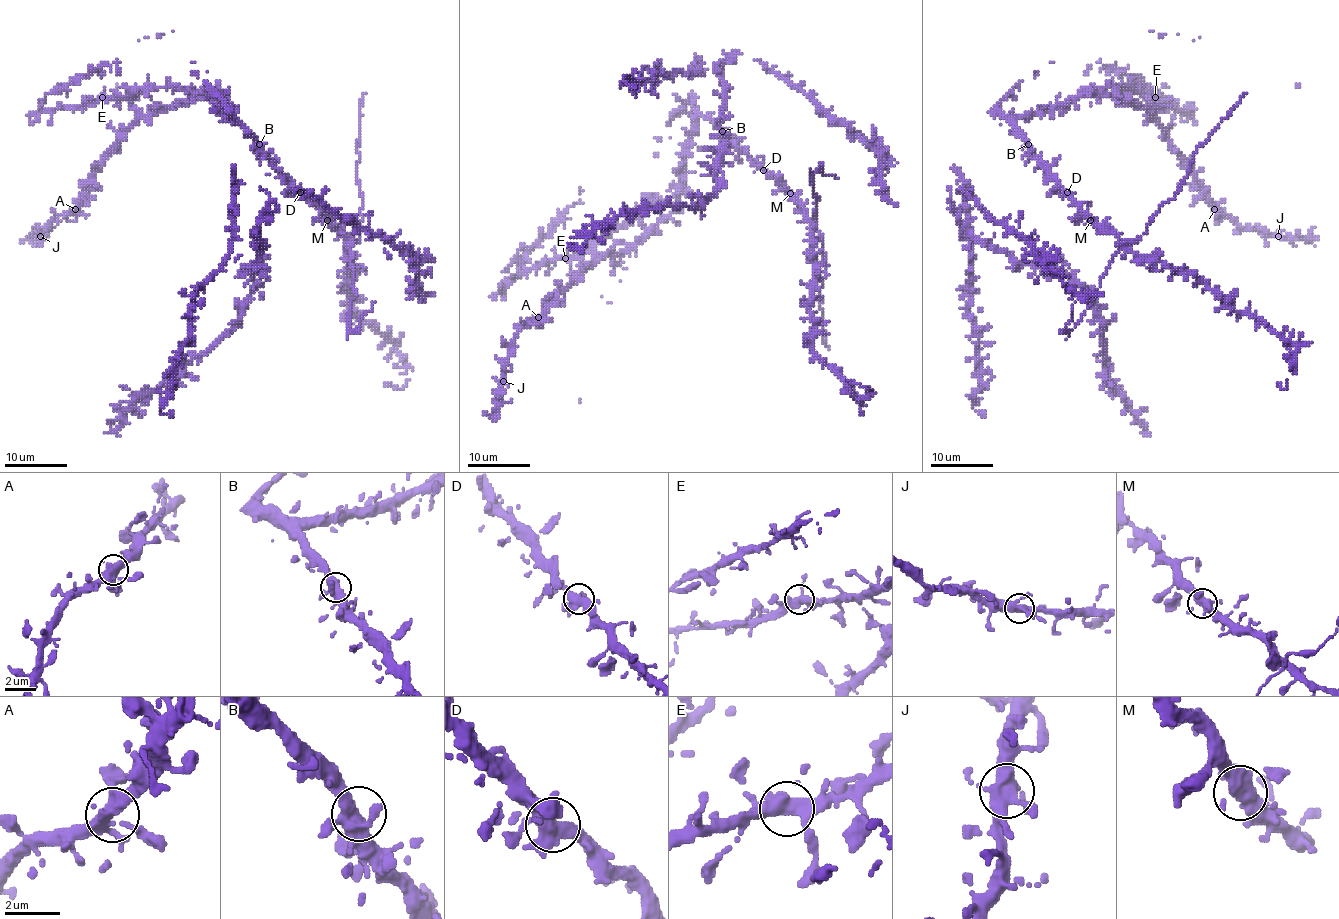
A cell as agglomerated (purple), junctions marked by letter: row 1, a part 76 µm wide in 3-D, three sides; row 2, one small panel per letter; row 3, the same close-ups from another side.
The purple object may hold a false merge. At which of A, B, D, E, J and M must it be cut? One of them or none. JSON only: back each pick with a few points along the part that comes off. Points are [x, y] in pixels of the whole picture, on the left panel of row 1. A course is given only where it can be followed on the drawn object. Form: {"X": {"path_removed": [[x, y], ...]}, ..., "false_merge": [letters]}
{"false_merge": []}

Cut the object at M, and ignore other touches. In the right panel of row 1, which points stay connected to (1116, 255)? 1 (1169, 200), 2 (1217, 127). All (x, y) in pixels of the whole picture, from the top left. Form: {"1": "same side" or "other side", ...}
{"1": "same side", "2": "same side"}

